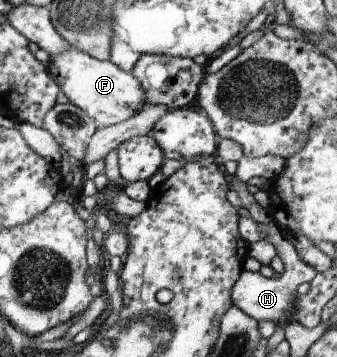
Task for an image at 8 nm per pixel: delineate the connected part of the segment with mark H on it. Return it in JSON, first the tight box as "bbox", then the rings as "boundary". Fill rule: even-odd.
{"bbox":[232,221,318,325],"boundary":[[[274,221],[266,225],[265,239],[275,247],[277,256],[283,261],[285,268],[282,275],[280,275],[279,279],[272,279],[262,276],[260,272],[248,273],[247,270],[243,269],[240,277],[232,286],[232,301],[234,306],[243,310],[246,315],[256,321],[270,320],[276,325],[285,325],[288,321],[294,319],[298,285],[310,282],[318,271],[305,261],[302,261],[292,241],[286,237],[285,232]]]}

